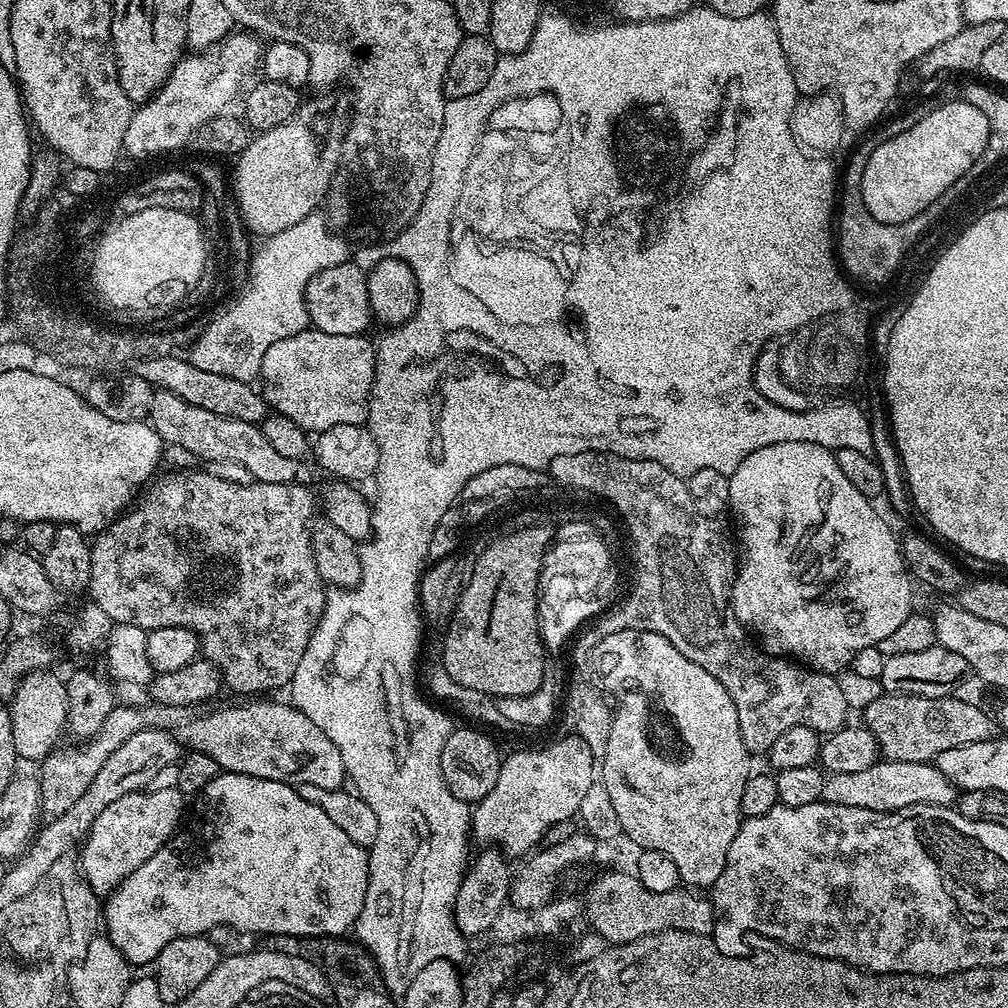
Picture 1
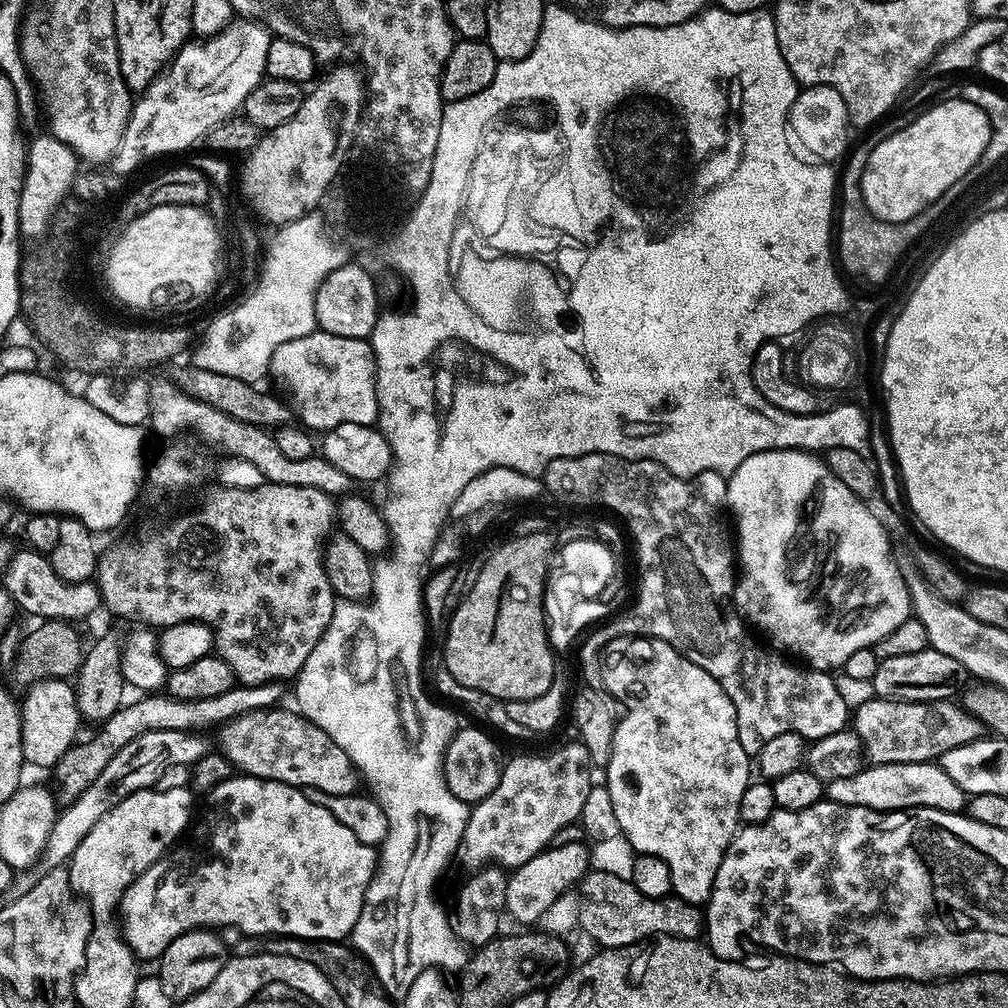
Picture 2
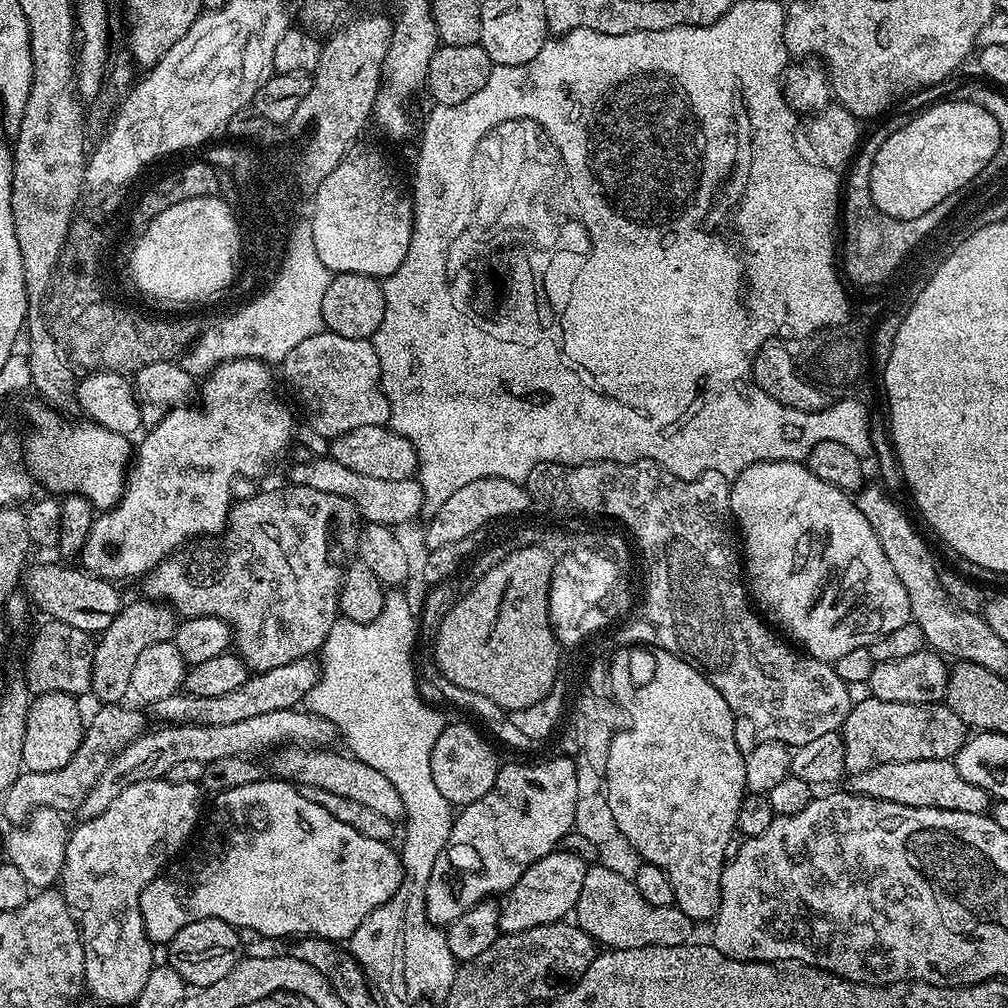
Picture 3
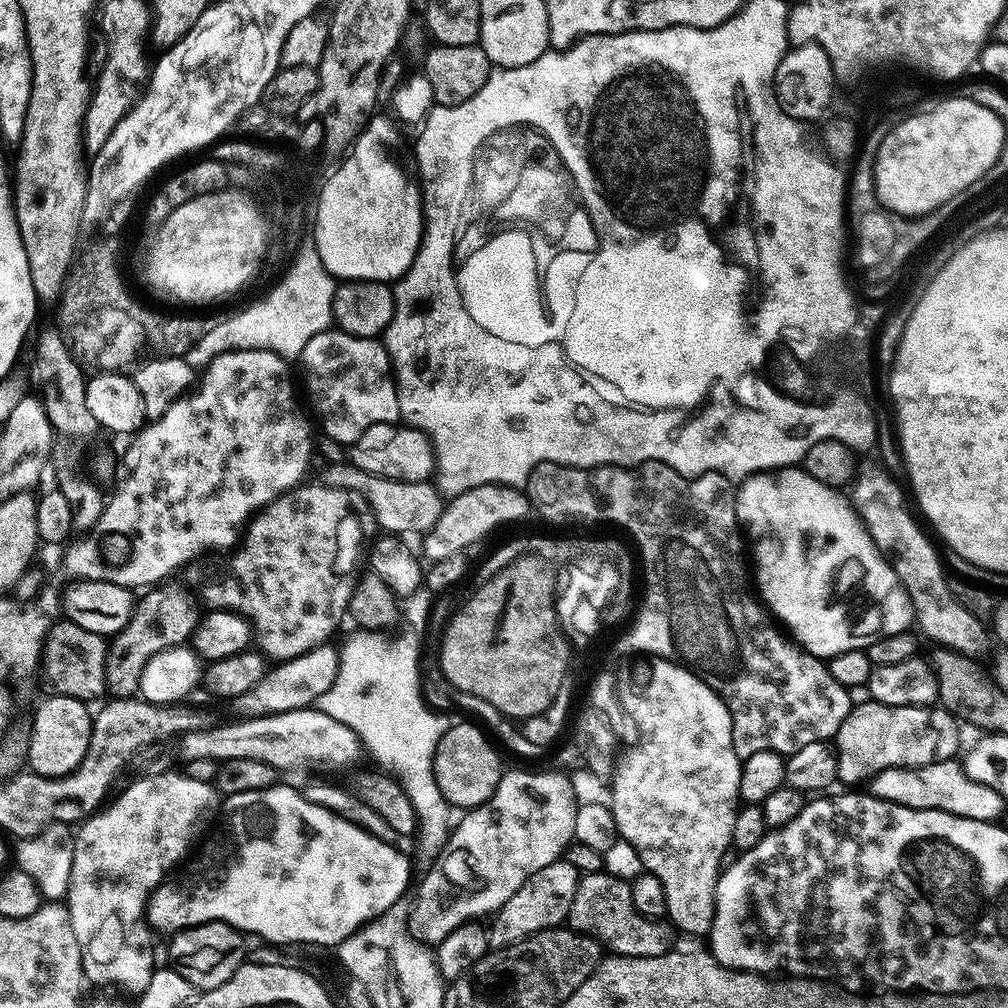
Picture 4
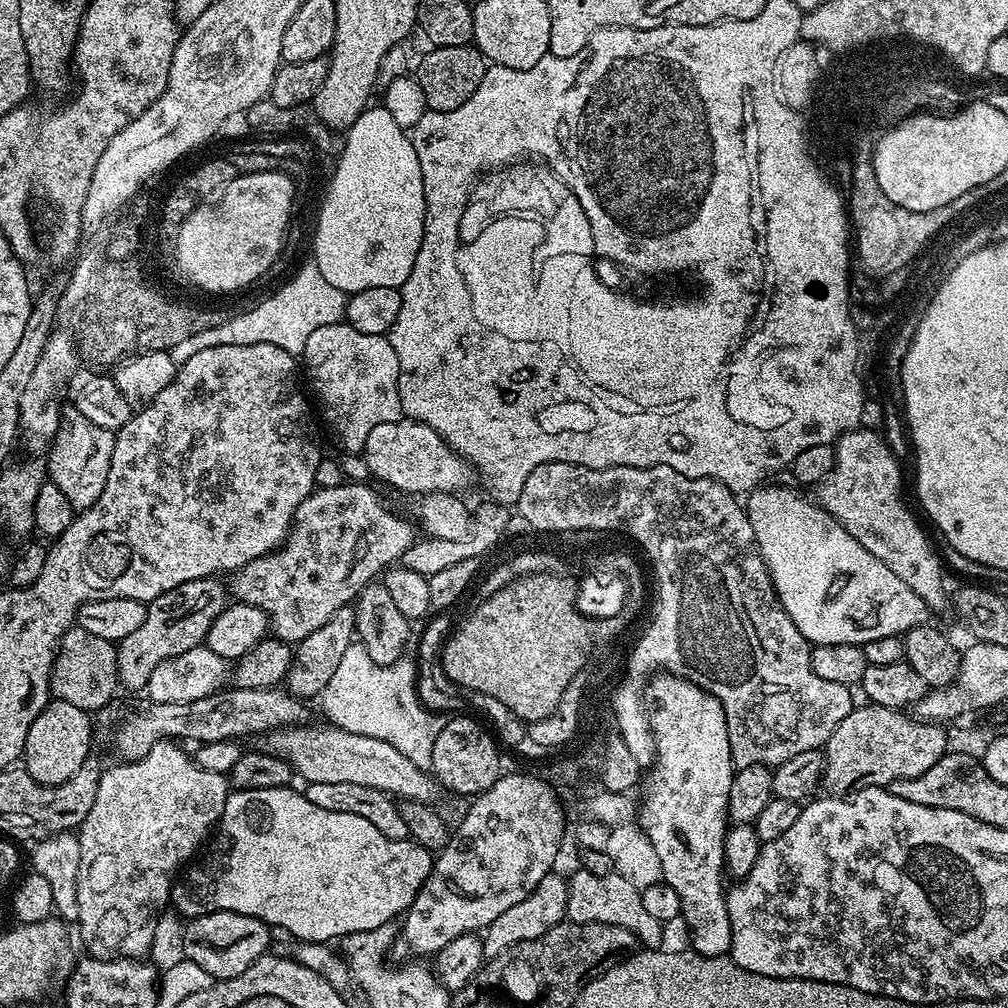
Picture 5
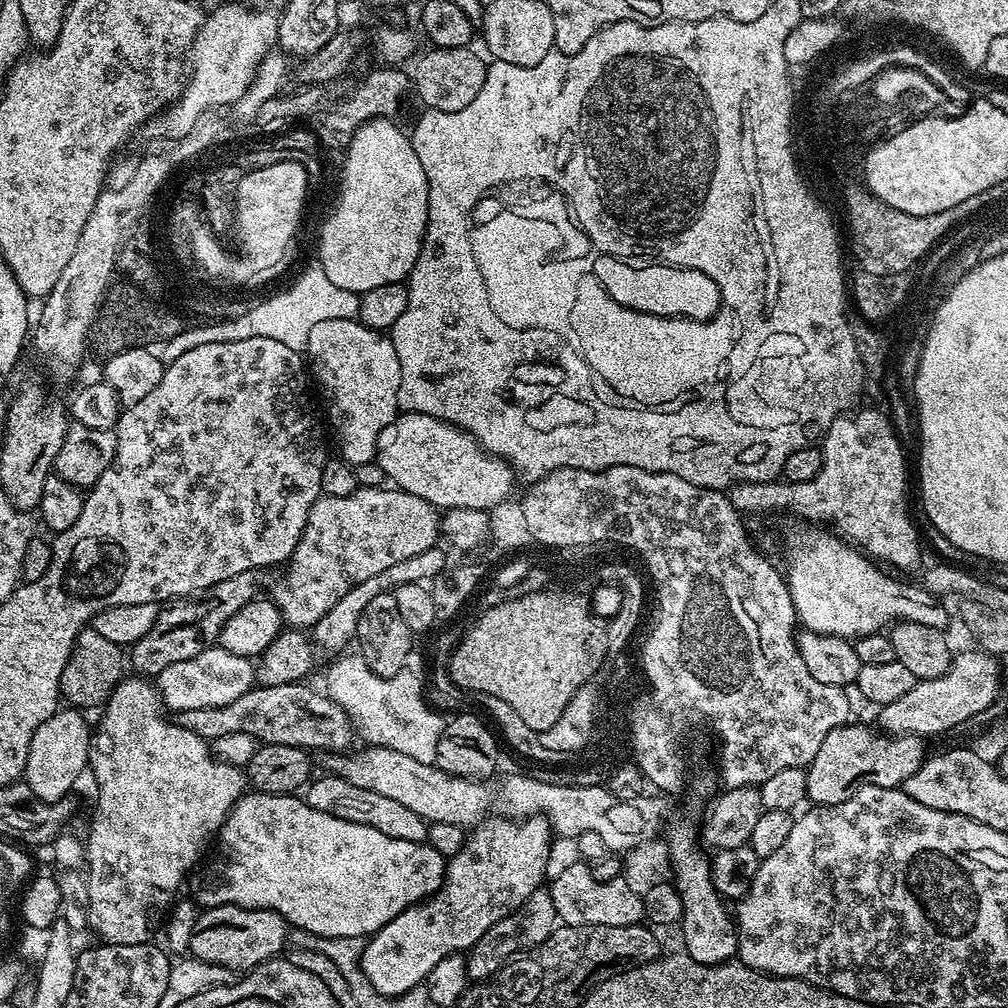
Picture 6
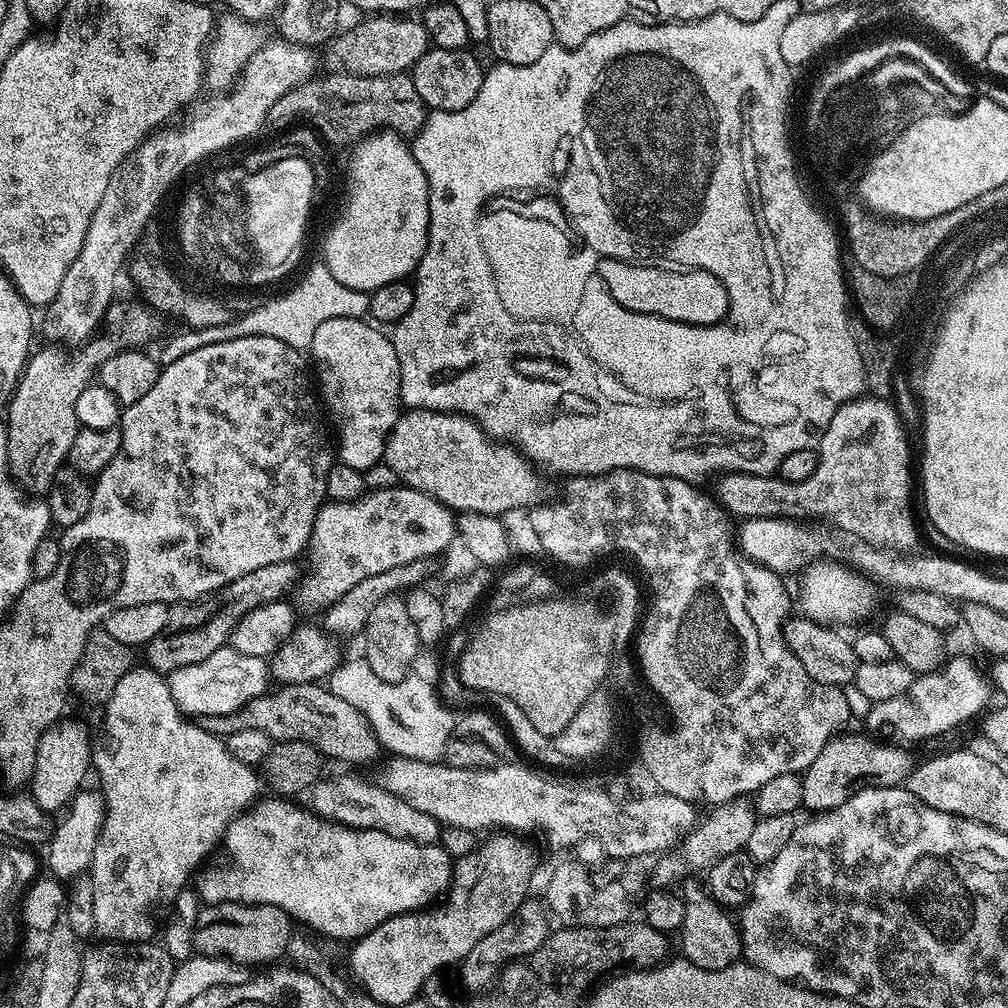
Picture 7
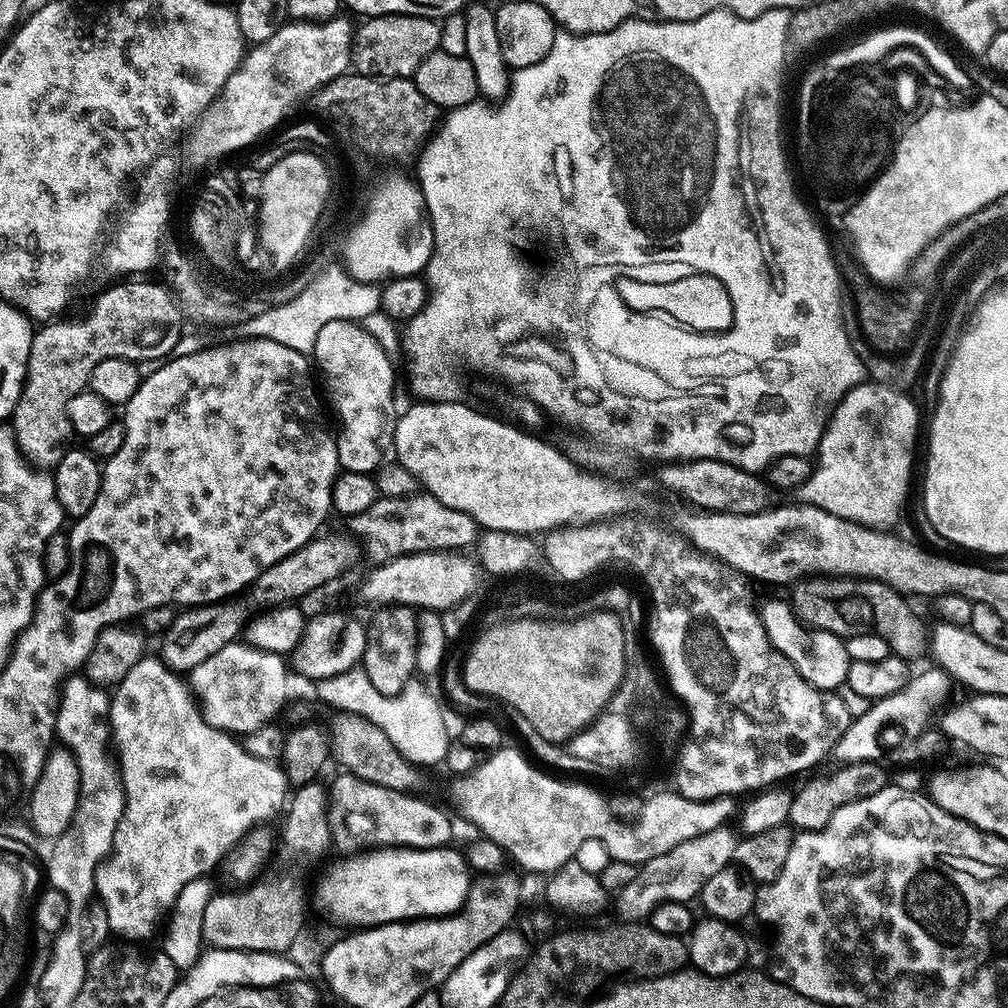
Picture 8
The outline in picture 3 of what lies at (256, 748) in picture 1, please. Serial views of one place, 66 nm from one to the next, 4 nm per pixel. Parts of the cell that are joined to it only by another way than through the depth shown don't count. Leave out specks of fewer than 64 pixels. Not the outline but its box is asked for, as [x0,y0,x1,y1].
[272,746,405,822]

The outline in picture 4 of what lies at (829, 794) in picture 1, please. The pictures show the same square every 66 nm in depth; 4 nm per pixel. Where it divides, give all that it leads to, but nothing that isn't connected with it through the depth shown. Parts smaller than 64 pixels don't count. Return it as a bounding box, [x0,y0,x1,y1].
[870,759,1006,821]

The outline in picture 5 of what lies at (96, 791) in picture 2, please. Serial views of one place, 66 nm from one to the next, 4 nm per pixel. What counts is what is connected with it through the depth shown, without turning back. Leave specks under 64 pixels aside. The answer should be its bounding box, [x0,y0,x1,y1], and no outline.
[263,726,438,802]

